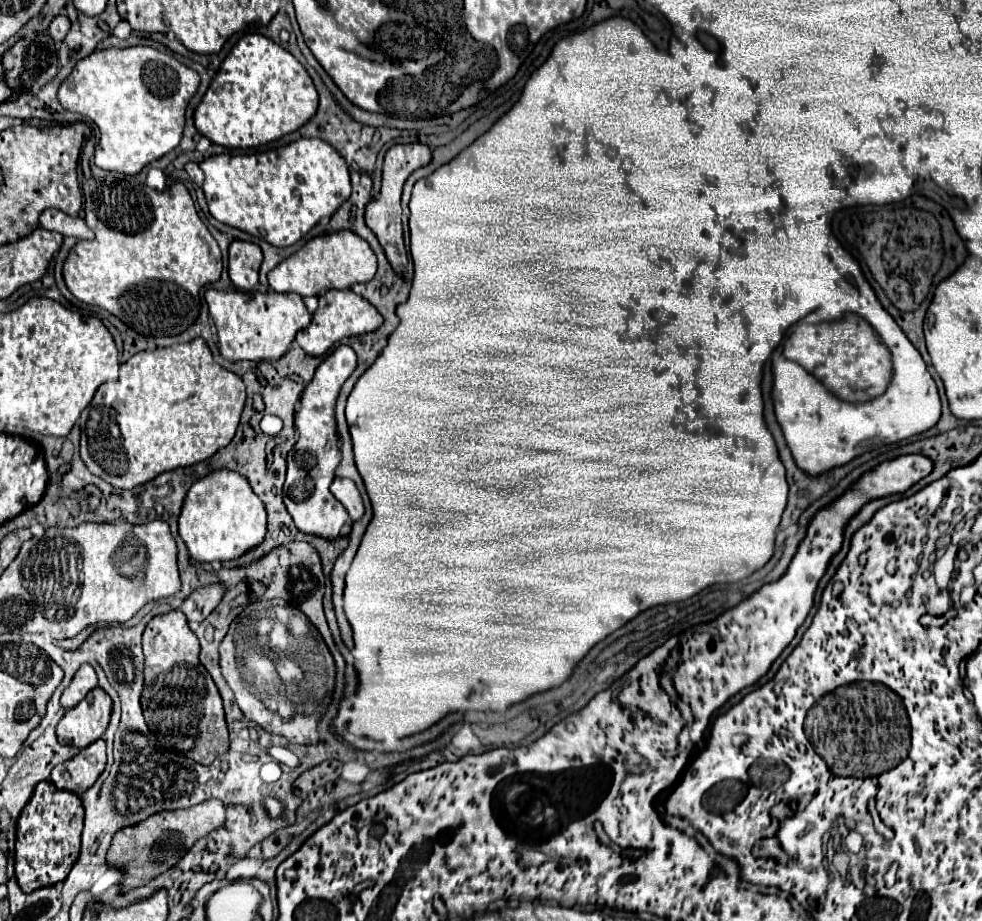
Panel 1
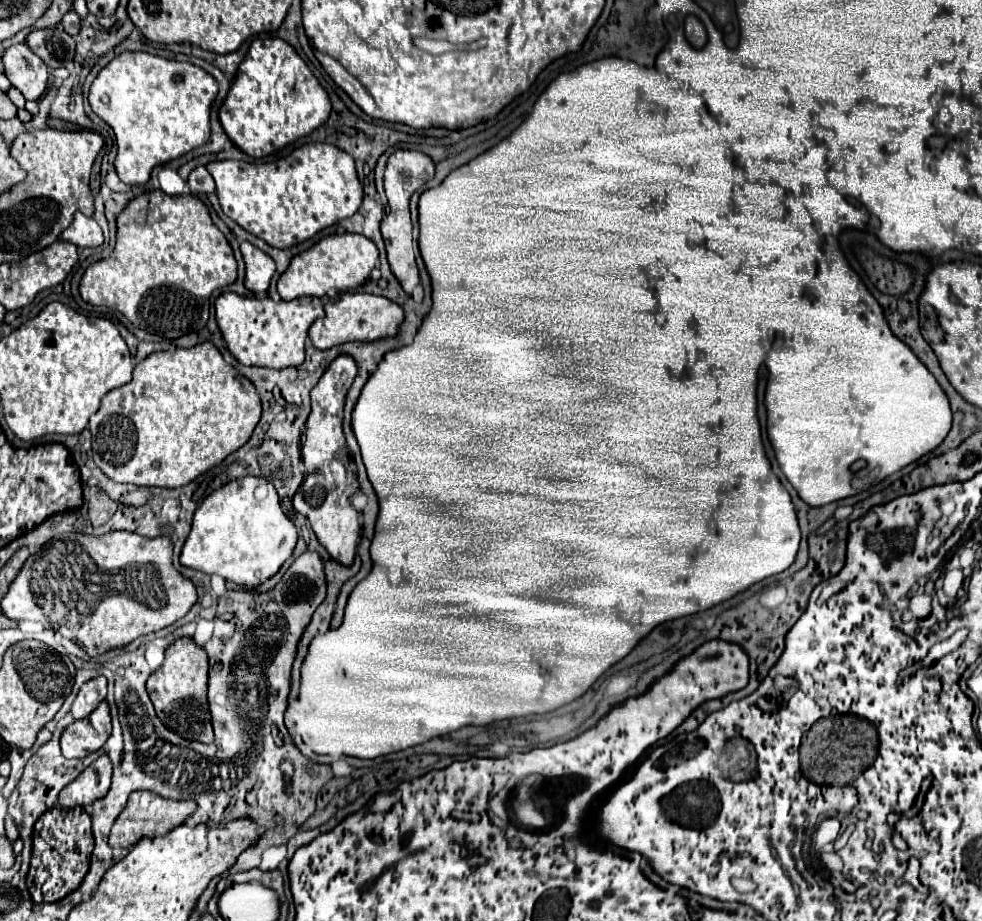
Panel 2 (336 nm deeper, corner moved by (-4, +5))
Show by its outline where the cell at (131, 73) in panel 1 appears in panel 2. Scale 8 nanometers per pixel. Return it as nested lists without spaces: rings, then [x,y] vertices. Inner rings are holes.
[[[123,52],[115,56],[93,80],[89,90],[89,104],[93,112],[107,122],[117,138],[115,170],[125,184],[145,184],[157,164],[165,164],[201,144],[209,138],[209,108],[217,96],[217,82],[203,68],[153,56],[147,52]]]

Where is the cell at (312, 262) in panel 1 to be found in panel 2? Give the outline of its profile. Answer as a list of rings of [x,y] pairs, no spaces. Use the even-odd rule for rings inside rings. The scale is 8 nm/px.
[[[333,234],[321,238],[317,244],[313,244],[309,250],[297,254],[291,264],[287,266],[287,272],[279,276],[277,290],[283,300],[295,300],[301,296],[325,296],[331,288],[335,290],[351,290],[367,282],[371,270],[379,262],[379,250],[377,246],[359,234]]]

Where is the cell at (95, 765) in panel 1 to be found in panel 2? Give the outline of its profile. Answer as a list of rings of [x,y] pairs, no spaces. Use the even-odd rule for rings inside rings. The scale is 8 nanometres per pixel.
[[[101,754],[91,766],[87,766],[63,792],[59,792],[59,806],[87,806],[97,798],[103,798],[111,786],[111,760]]]

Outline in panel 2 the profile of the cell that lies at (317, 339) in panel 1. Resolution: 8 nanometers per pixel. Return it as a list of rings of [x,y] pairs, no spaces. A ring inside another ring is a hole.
[[[341,292],[325,302],[325,316],[311,324],[309,340],[319,350],[327,350],[351,340],[361,340],[361,342],[379,340],[385,336],[395,336],[401,322],[403,322],[403,308],[399,304],[375,294]]]

